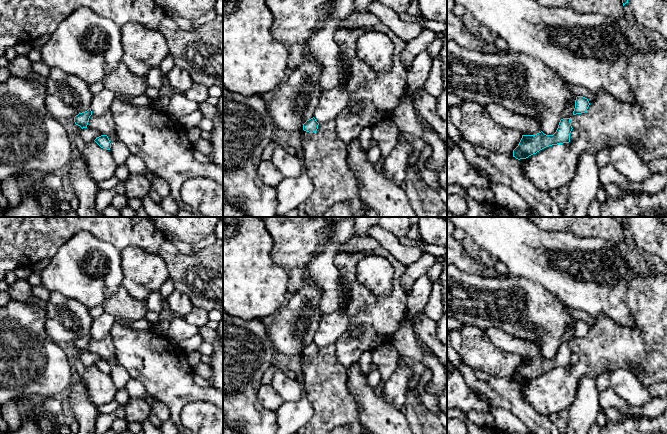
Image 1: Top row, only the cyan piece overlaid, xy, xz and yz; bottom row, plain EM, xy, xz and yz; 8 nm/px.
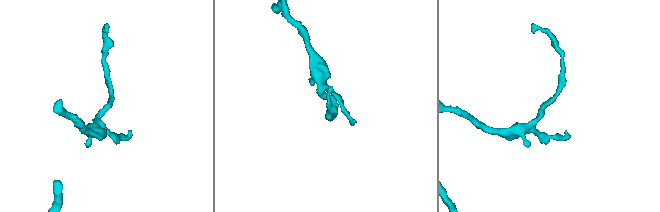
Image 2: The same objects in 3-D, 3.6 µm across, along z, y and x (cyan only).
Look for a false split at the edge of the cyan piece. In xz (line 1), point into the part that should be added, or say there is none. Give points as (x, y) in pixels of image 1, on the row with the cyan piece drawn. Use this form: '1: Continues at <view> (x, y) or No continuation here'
1: No continuation here

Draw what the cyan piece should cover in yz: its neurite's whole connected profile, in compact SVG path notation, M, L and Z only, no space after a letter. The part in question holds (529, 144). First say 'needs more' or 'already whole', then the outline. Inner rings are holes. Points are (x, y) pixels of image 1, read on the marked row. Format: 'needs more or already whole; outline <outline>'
already whole; outline M571 117L561 119L553 135L546 135L542 131L535 135L522 135L518 146L513 150L513 157L518 160L526 159L546 147L569 143L573 129L570 119Z

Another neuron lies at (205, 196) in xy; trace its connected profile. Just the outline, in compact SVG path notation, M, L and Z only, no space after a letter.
M206 178L187 180L180 190L182 201L203 217L223 217L223 186Z

